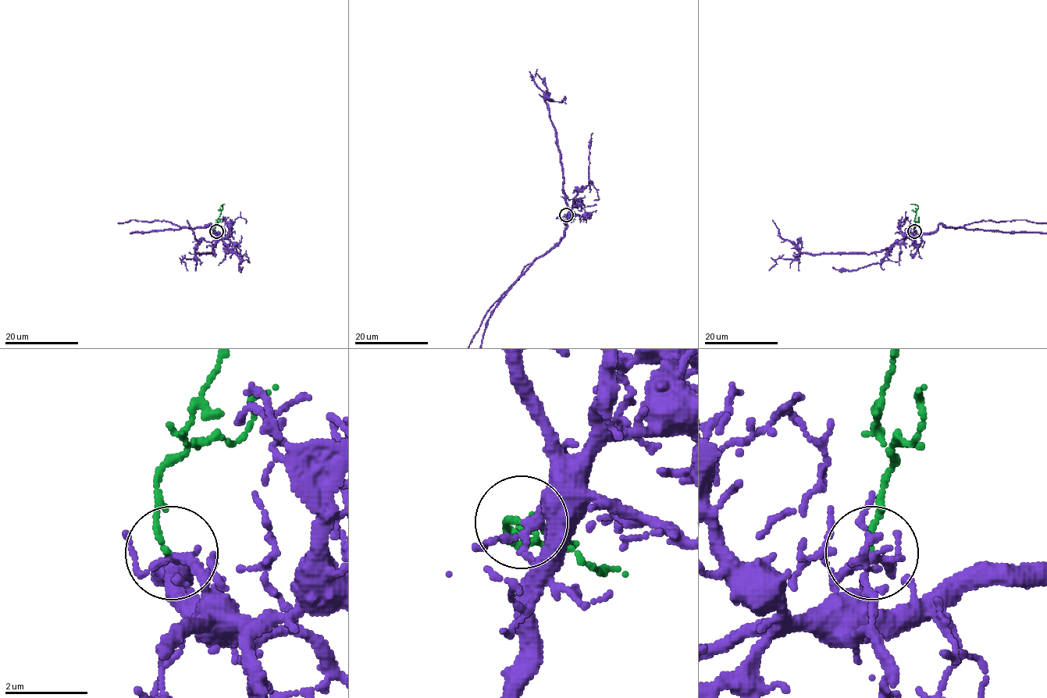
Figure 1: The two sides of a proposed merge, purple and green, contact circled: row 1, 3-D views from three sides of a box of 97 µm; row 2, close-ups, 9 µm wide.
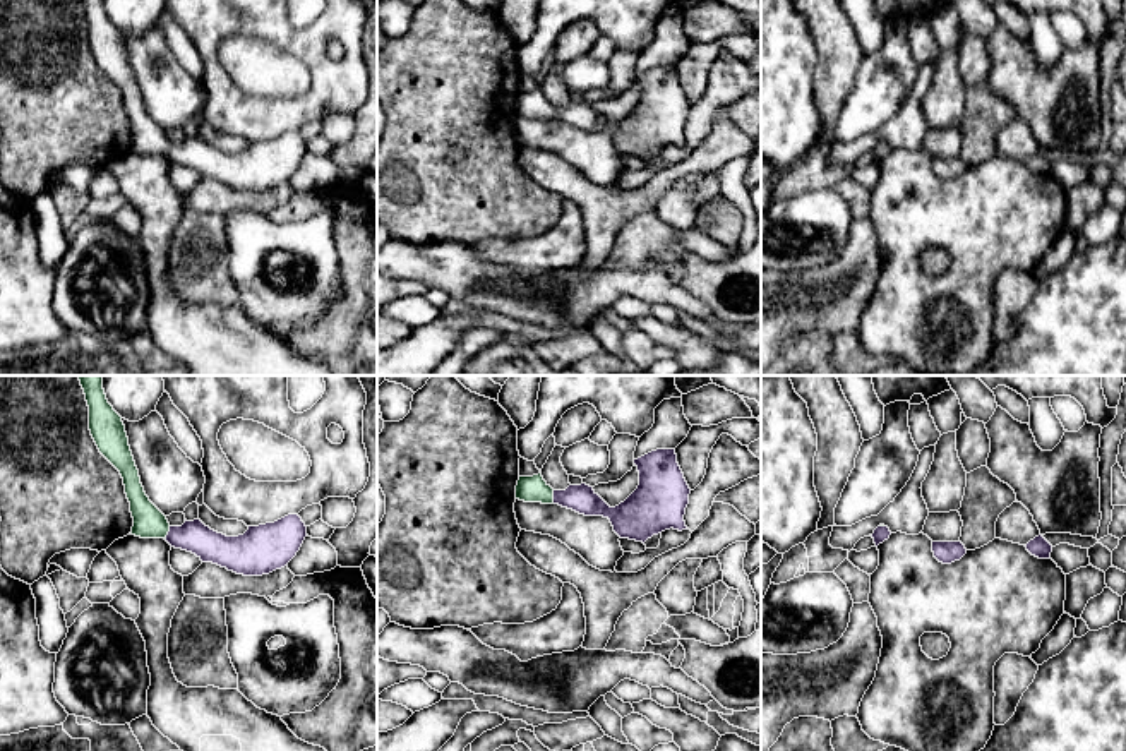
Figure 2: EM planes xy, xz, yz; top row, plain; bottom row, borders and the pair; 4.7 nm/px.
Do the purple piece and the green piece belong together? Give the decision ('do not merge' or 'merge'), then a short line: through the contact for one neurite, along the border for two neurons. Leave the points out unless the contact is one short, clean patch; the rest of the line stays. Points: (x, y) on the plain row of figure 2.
merge | xz (581, 114), (554, 114), (530, 105)

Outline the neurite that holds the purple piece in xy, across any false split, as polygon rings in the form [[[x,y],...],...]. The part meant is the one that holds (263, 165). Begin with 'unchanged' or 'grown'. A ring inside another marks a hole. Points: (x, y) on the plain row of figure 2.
grown; [[[81,0],[89,22],[89,46],[99,69],[120,87],[134,134],[132,151],[165,154],[171,163],[195,170],[243,192],[262,192],[288,182],[300,166],[307,142],[298,130],[274,139],[249,142],[243,151],[226,153],[201,135],[171,142],[149,117],[141,99],[122,33],[108,19],[103,0]]]

